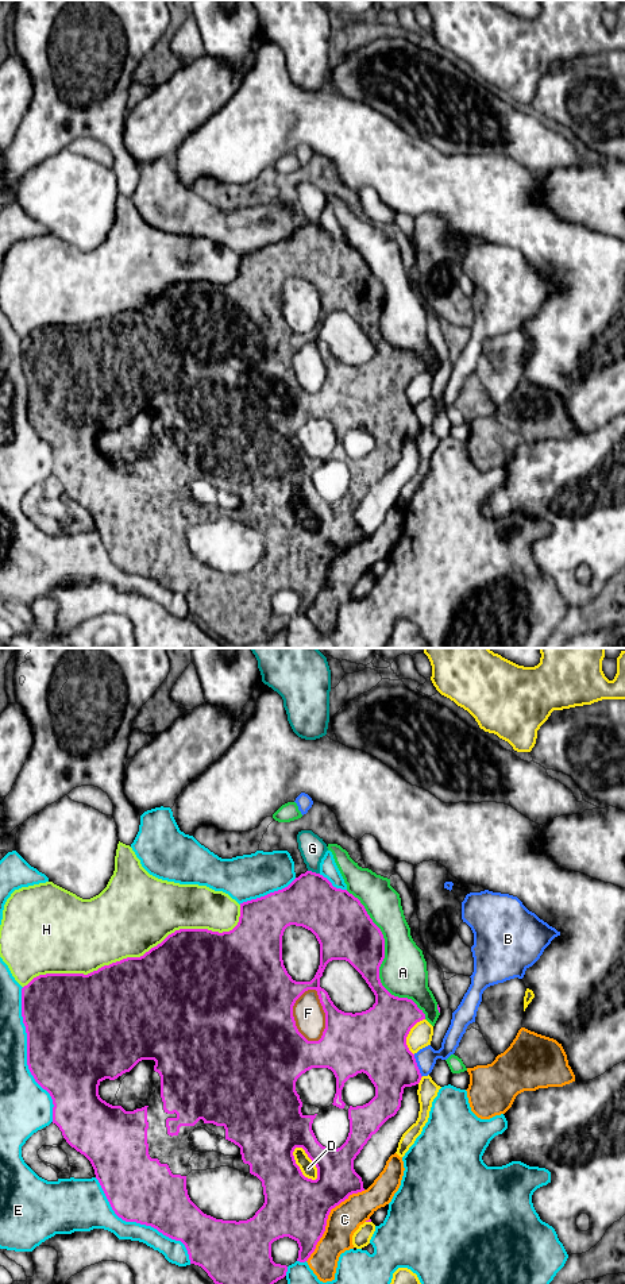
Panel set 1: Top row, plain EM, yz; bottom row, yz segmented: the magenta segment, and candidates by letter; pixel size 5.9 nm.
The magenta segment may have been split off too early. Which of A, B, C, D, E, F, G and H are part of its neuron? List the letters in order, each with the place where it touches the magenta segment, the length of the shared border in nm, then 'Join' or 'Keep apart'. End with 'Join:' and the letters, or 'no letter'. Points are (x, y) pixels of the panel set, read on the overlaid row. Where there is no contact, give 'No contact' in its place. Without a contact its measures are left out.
A: Touches magenta at yz (382, 960). Shared border 900 nm. Keep apart
B: Touches magenta at yz (416, 1065). Shared border 140 nm. Keep apart
C: Touches magenta at yz (327, 1218). Shared border 550 nm. Keep apart
D: Touches magenta at yz (312, 1160). Shared border 240 nm. Keep apart
E: Touches magenta at yz (27, 1055). Shared border 800 nm. Keep apart
F: Touches magenta at yz (324, 1011). Shared border 320 nm. Keep apart
G: Touches magenta at yz (313, 872). Shared border 80 nm. Keep apart
H: Touches magenta at yz (141, 956). Shared border 1400 nm. Keep apart
Join: no letter

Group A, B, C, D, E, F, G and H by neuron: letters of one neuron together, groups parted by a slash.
A / B / C / D / E F / G / H

